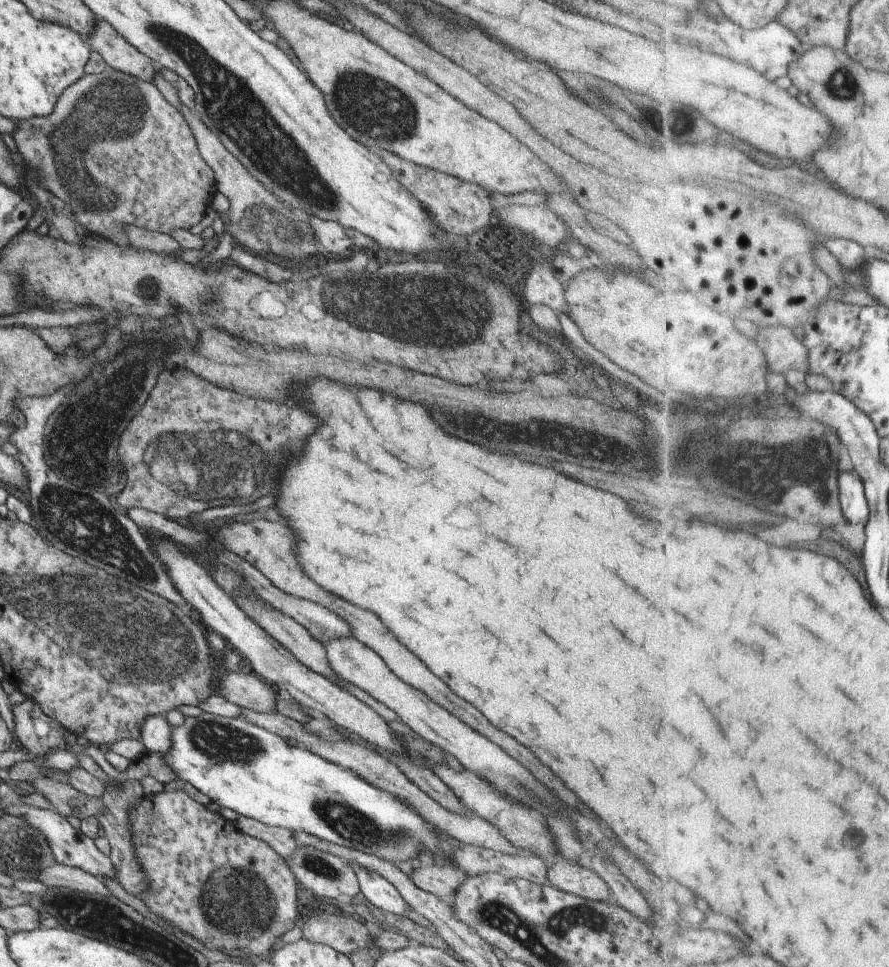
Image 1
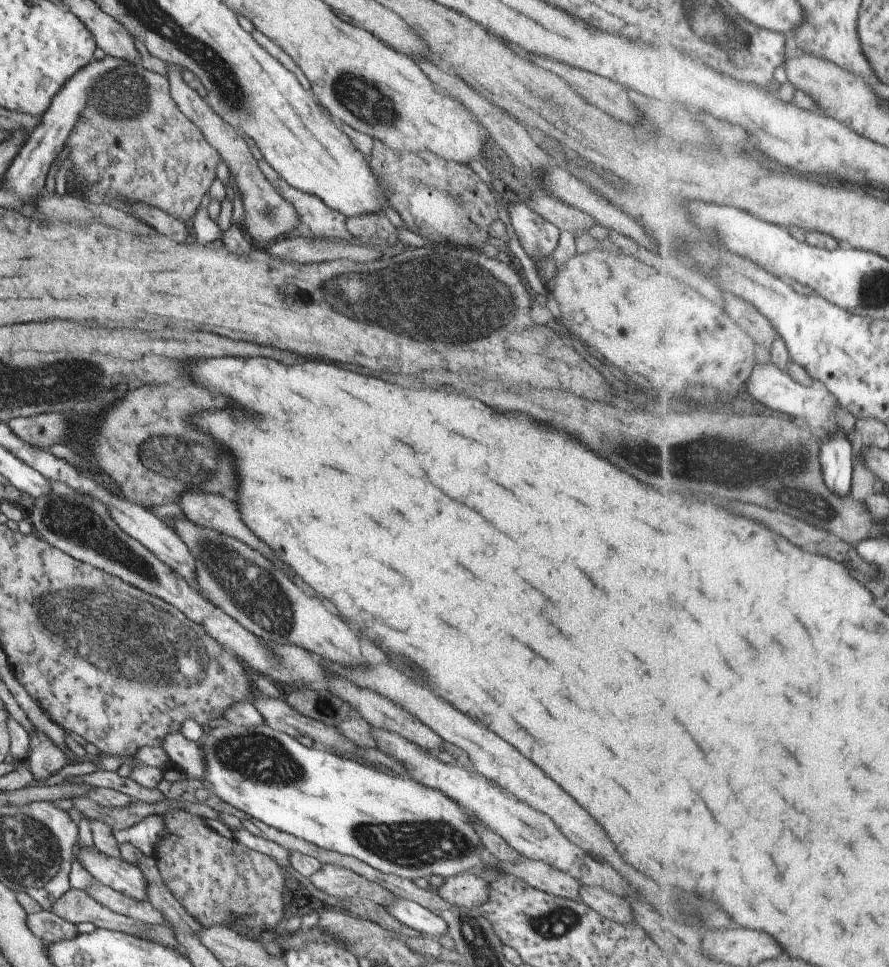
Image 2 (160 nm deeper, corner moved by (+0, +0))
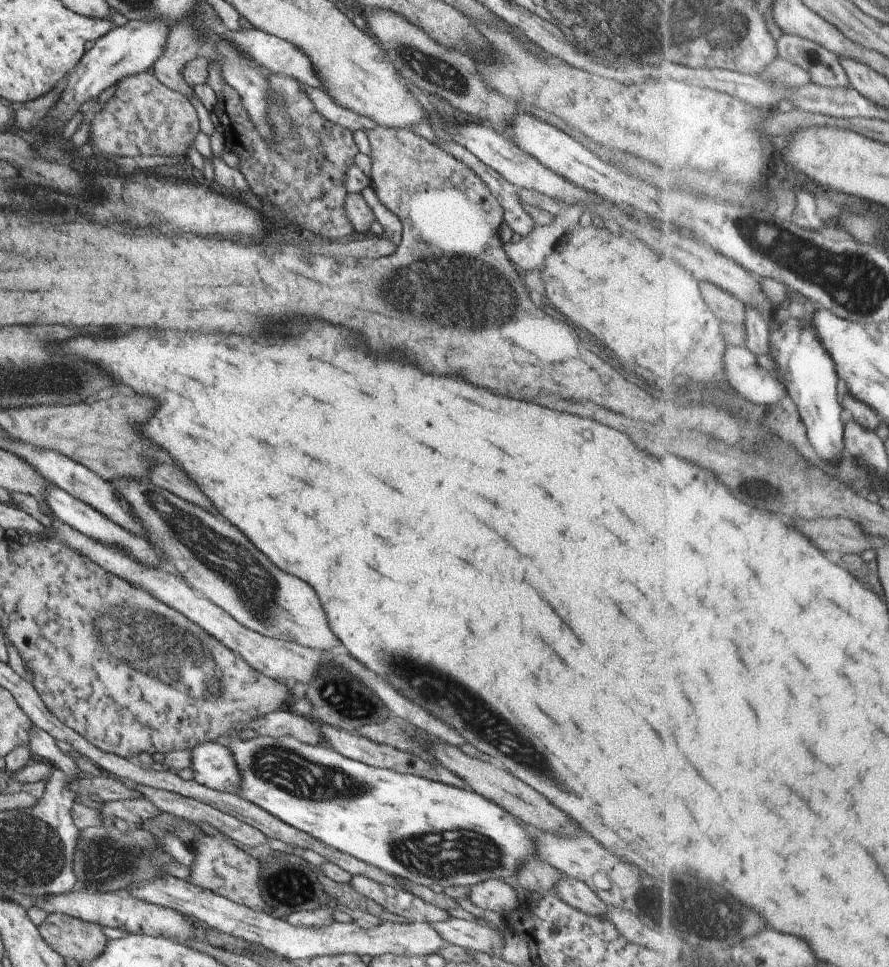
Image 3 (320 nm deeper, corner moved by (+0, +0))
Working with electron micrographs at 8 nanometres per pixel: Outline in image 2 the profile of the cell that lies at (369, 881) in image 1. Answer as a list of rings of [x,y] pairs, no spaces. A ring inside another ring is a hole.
[[[396,897],[396,902],[384,907],[393,918],[420,932],[422,936],[448,936],[446,922],[416,902]]]

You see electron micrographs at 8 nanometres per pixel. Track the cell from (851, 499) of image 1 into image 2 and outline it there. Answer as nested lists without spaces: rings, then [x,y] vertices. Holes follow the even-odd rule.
[[[833,431],[828,434],[828,441],[820,446],[825,482],[833,492],[842,497],[850,493],[857,462],[849,439],[843,431]]]

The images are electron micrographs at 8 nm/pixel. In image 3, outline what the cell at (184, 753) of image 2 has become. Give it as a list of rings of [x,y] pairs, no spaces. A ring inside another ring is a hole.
[[[205,741],[190,751],[193,780],[219,792],[240,794],[240,774],[227,747],[215,741]]]

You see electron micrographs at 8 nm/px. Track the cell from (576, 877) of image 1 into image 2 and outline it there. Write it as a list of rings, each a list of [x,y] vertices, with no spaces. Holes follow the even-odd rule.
[[[580,885],[579,894],[580,900],[598,915],[622,925],[626,923],[635,925],[630,904],[620,896],[599,887],[585,885]]]

